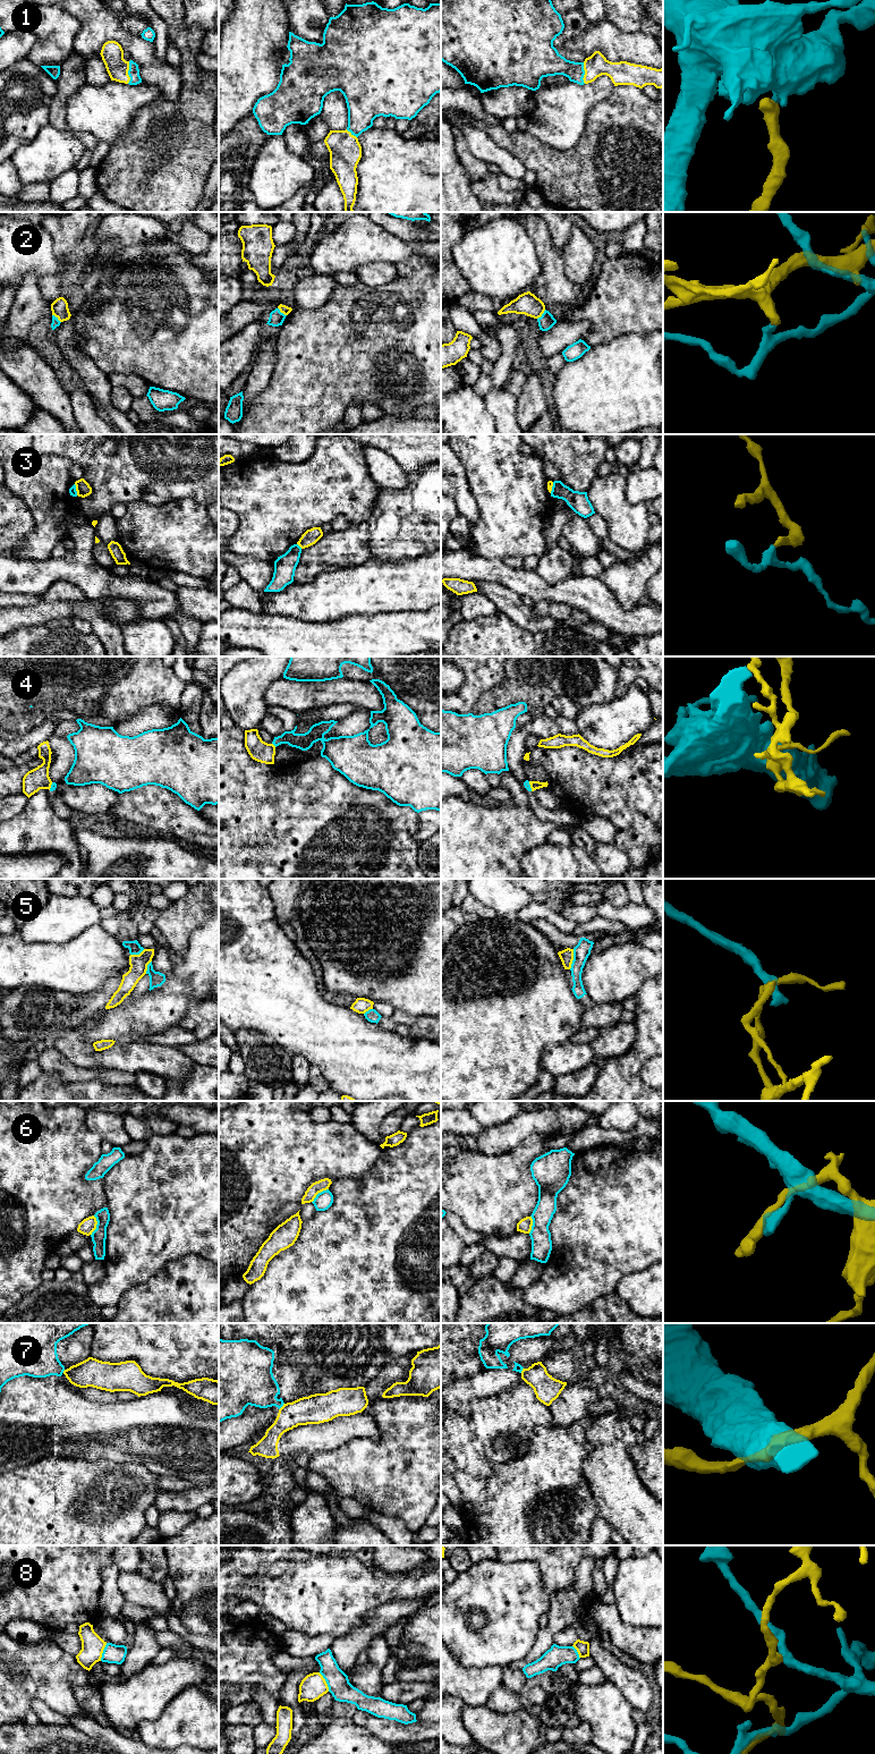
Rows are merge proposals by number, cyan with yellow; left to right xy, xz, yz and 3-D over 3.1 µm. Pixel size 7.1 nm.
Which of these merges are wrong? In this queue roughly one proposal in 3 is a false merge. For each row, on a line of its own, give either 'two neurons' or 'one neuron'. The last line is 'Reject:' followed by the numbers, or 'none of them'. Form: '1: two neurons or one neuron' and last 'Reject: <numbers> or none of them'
1: one neuron
2: two neurons
3: two neurons
4: two neurons
5: two neurons
6: two neurons
7: two neurons
8: two neurons
Reject: 2, 3, 4, 5, 6, 7, 8

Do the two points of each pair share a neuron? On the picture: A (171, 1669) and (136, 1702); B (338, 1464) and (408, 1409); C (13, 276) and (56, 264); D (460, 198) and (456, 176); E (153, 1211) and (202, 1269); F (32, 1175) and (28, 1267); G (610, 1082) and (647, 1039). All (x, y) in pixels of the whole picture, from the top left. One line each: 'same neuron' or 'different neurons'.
A: same neuron
B: same neuron
C: same neuron
D: same neuron
E: different neurons
F: same neuron
G: same neuron

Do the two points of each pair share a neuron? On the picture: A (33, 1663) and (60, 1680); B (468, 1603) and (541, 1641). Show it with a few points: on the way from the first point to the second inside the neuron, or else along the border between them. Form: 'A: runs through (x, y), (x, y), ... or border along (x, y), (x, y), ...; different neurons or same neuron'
A: runs through (40, 1670), (53, 1675); same neuron
B: border along (540, 1628), (535, 1643), (524, 1658); different neurons

